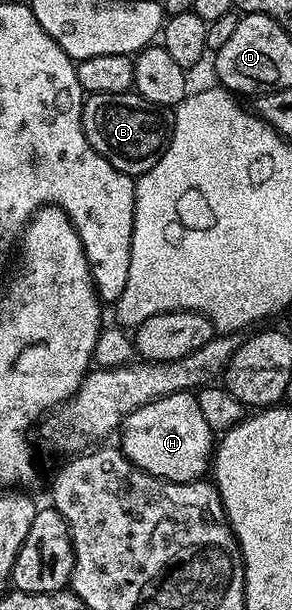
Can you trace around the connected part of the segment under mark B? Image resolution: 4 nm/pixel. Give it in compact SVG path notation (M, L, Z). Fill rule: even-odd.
M135 92L88 95L81 103L81 123L91 148L119 172L134 176L145 174L161 159L171 133L166 111L152 106Z

